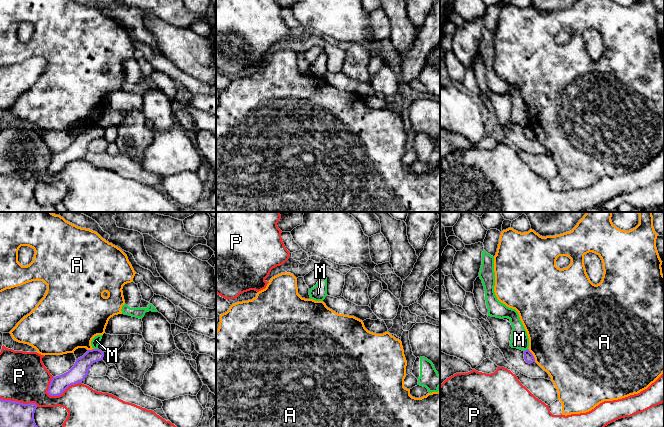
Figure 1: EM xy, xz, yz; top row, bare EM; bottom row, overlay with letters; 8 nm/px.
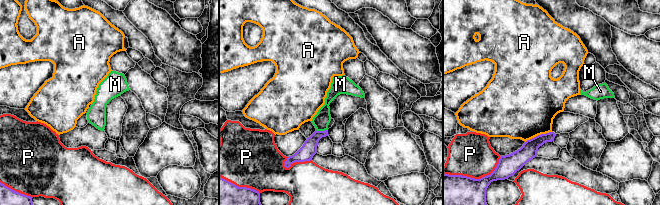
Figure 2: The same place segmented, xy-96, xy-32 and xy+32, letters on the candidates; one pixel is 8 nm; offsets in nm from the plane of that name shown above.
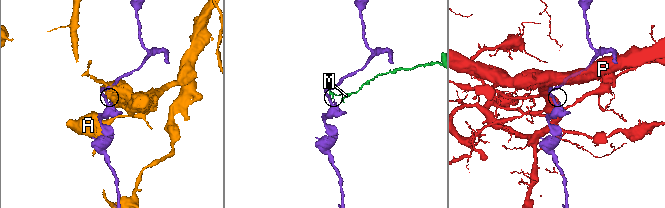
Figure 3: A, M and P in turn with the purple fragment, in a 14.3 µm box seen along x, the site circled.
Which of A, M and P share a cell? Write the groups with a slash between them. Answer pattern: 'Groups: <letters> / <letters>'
Groups: A / M / P

